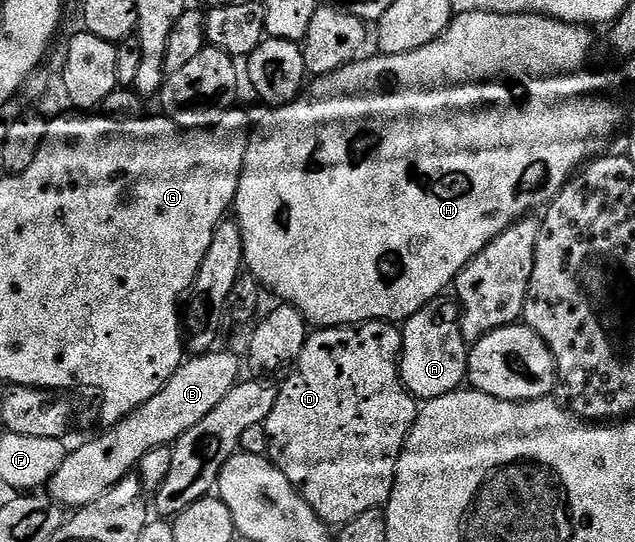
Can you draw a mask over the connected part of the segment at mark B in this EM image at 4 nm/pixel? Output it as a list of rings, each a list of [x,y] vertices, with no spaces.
[[[220,352],[202,353],[185,360],[154,399],[142,403],[129,417],[104,431],[108,433],[78,446],[73,453],[71,450],[62,467],[49,479],[47,496],[72,511],[94,503],[94,499],[129,476],[150,451],[163,445],[171,446],[184,432],[201,422],[242,377],[239,359],[232,353]]]

